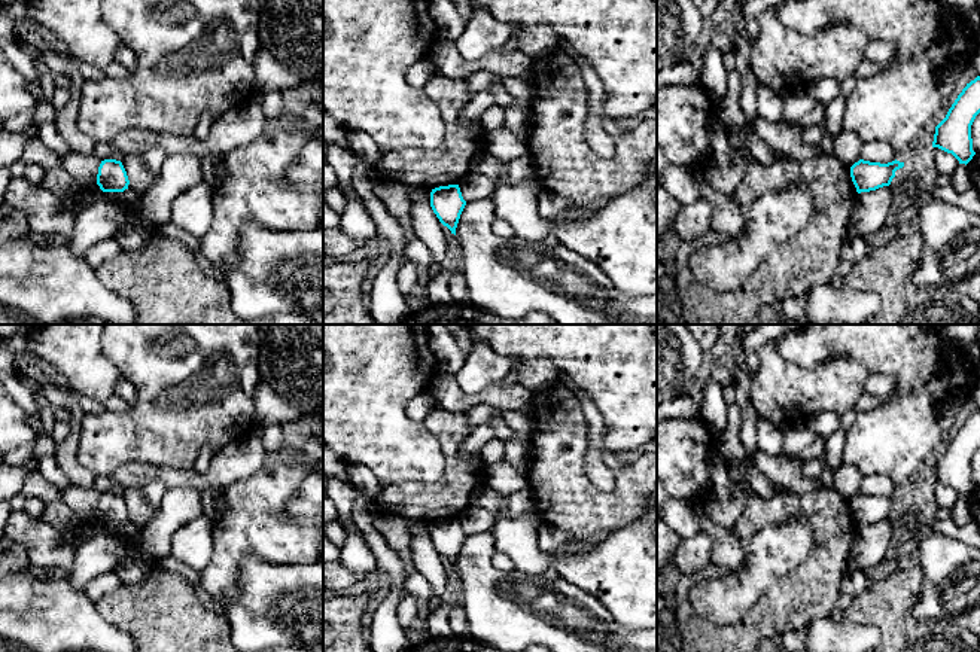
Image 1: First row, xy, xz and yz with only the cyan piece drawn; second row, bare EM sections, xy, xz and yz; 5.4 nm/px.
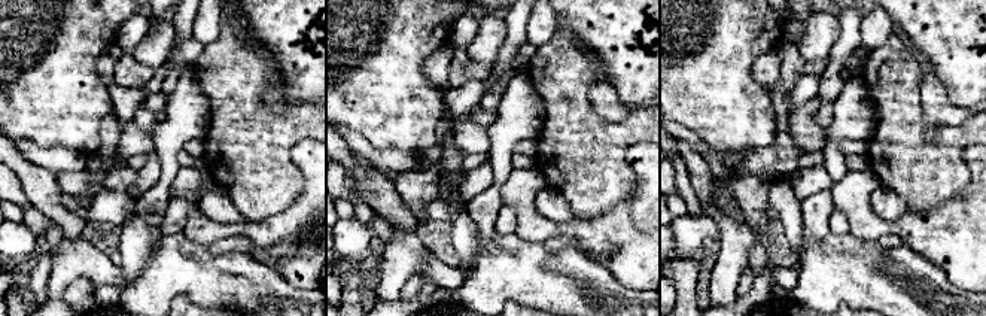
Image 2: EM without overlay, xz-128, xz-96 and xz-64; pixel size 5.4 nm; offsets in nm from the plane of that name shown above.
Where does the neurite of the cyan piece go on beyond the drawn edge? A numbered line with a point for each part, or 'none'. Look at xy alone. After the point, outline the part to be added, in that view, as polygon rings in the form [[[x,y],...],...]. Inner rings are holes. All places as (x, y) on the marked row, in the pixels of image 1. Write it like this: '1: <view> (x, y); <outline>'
none

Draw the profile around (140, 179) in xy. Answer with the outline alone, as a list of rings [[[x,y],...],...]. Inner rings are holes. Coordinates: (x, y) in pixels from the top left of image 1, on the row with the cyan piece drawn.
[[[127,155],[121,162],[130,180],[128,188],[143,196],[158,177],[146,167],[141,155]]]

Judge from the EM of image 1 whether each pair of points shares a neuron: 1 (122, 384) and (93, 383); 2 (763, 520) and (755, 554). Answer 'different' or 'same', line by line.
1: different
2: different

